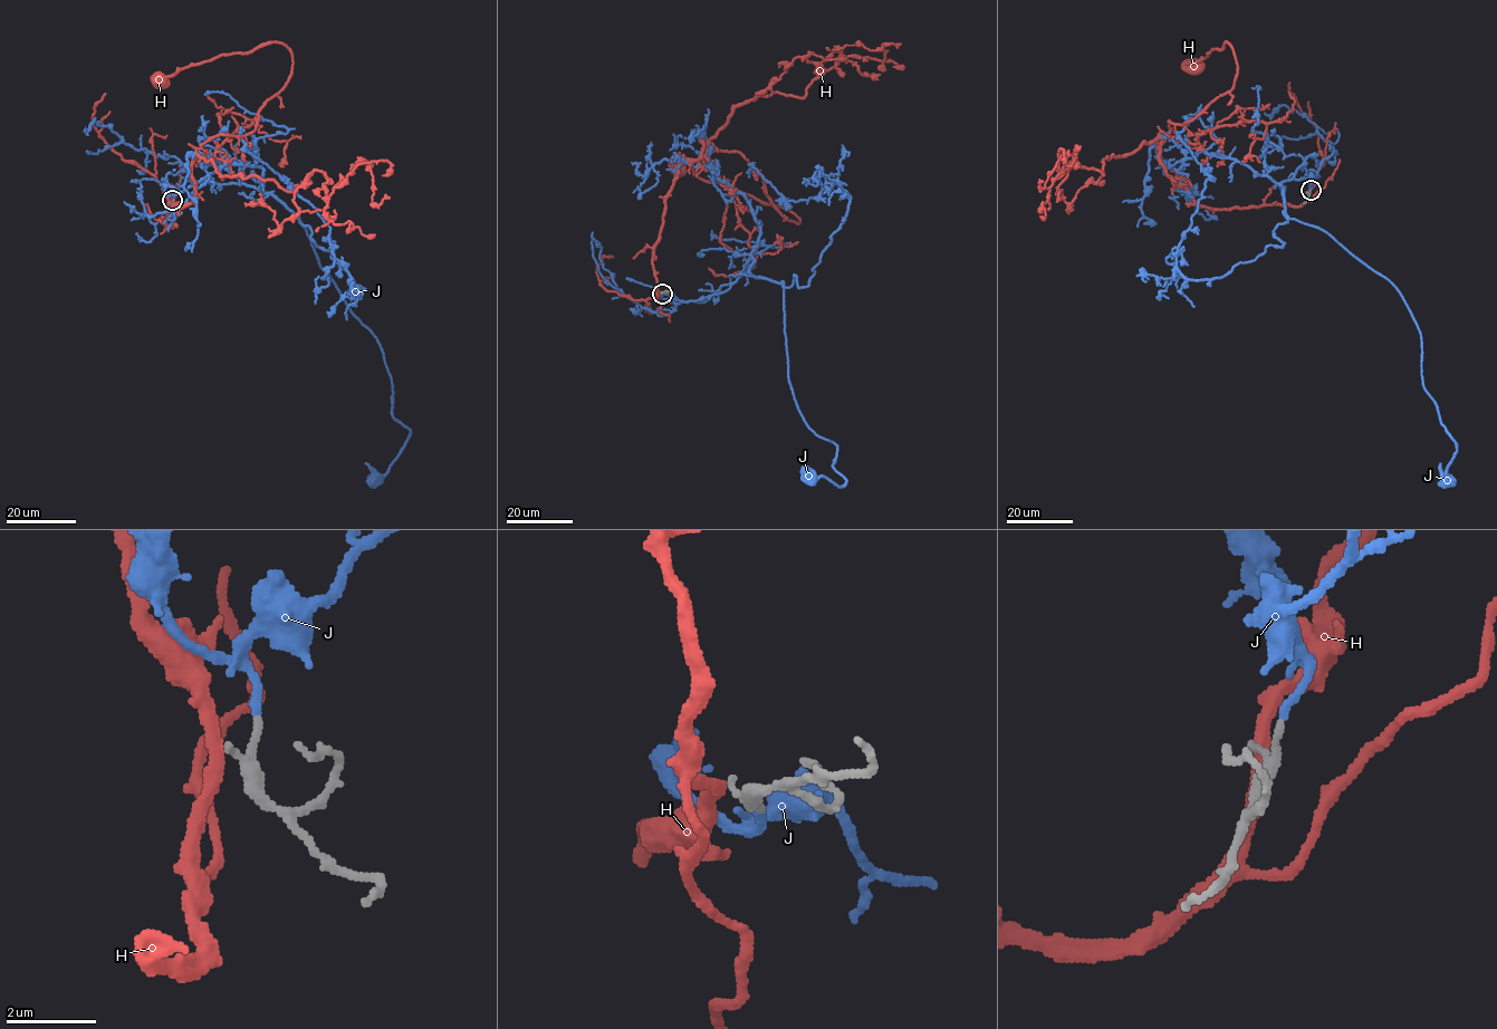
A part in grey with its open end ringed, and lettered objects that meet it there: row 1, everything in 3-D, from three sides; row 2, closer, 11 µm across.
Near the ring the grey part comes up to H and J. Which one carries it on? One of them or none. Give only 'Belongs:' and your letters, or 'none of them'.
Belongs: J

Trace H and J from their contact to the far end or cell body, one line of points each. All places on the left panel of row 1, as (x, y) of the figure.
H: (169, 202), (168, 229), (194, 195), (192, 156), (256, 127), (291, 56), (266, 42), (162, 80)
J: (172, 200), (188, 181), (247, 184), (300, 221), (376, 338), (392, 415), (409, 430), (375, 479)

